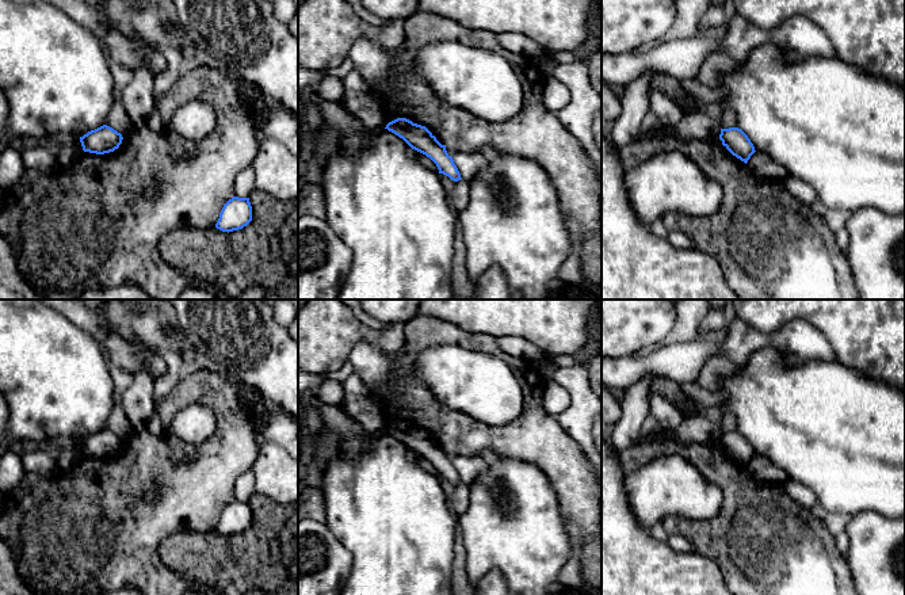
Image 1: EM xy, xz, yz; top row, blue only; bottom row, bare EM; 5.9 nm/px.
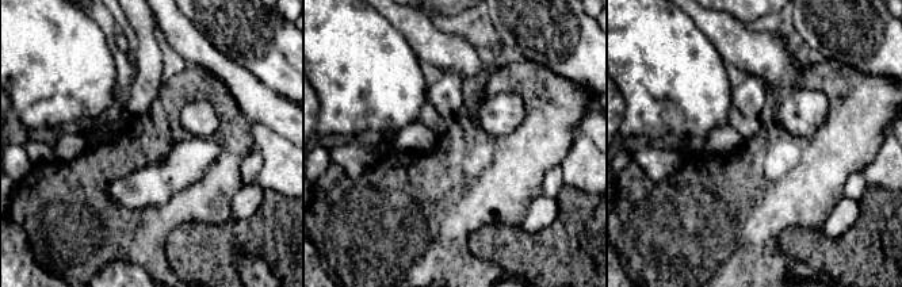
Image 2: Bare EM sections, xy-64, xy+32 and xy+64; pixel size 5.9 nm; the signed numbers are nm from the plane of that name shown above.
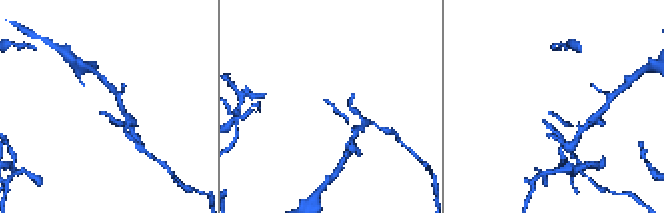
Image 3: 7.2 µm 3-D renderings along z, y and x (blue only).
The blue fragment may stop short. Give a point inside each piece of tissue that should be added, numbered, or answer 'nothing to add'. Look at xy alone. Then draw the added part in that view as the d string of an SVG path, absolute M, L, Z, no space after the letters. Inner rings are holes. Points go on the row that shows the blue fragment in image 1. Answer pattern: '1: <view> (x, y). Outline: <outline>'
nothing to add

